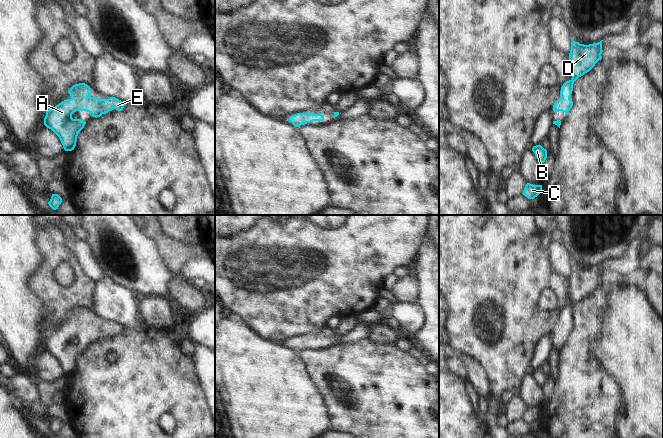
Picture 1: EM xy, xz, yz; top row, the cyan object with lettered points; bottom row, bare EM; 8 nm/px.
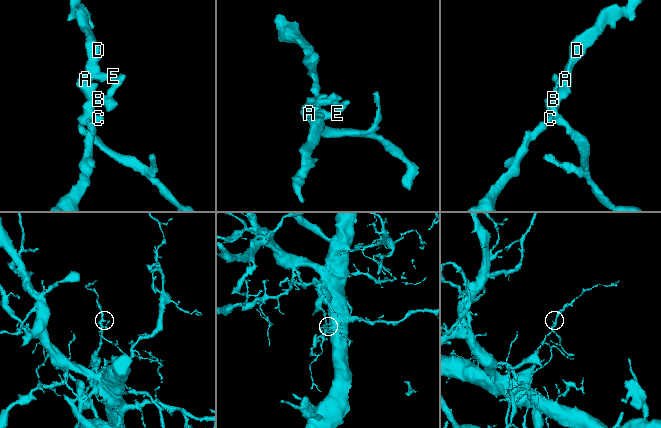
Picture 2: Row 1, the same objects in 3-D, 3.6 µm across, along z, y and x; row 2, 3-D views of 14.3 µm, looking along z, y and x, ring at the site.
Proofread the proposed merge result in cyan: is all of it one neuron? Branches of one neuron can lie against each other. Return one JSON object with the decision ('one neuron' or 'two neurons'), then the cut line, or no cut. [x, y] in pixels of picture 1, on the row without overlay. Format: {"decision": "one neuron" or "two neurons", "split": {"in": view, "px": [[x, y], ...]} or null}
{"decision": "one neuron", "split": null}

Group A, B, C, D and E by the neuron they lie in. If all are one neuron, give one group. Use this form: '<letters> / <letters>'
A B C D E

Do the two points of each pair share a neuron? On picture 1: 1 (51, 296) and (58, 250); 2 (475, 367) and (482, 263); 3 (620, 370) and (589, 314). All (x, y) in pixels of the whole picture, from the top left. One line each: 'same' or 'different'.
1: same
2: different
3: different

